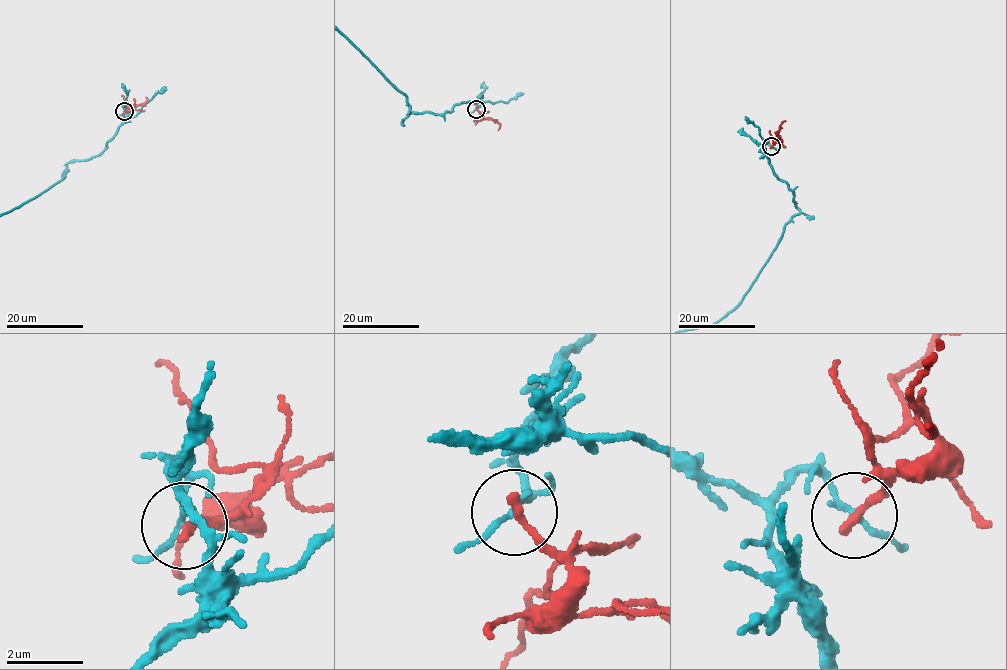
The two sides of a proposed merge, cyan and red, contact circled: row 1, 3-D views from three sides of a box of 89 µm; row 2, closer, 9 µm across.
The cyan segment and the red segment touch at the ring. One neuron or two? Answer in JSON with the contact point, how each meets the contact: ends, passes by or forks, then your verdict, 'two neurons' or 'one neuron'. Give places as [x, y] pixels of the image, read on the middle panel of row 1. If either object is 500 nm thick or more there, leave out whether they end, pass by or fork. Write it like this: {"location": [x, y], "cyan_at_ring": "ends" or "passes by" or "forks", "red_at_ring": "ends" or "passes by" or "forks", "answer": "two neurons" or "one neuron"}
{"location": [476, 109], "cyan_at_ring": "passes by", "red_at_ring": "ends", "answer": "two neurons"}

